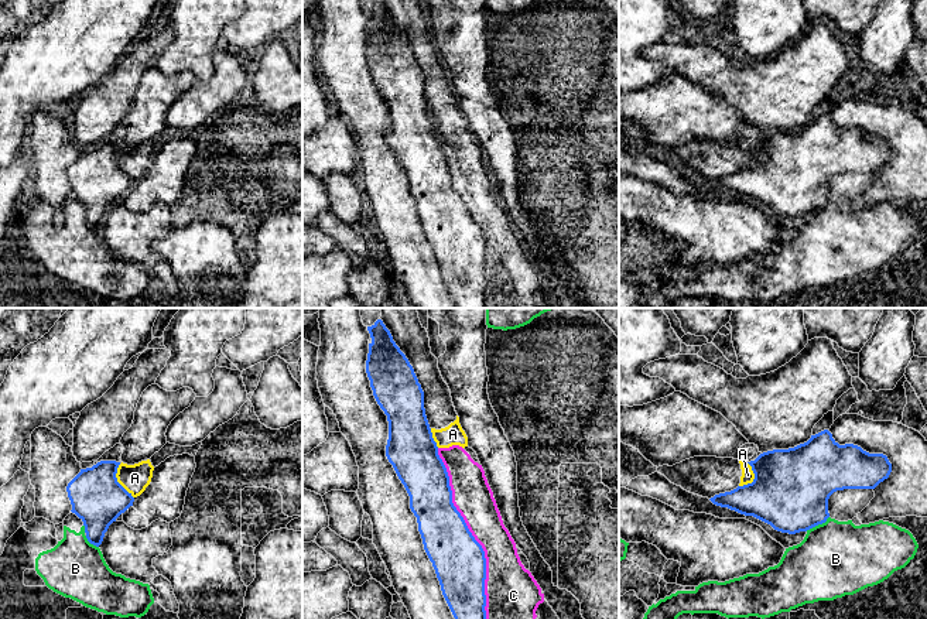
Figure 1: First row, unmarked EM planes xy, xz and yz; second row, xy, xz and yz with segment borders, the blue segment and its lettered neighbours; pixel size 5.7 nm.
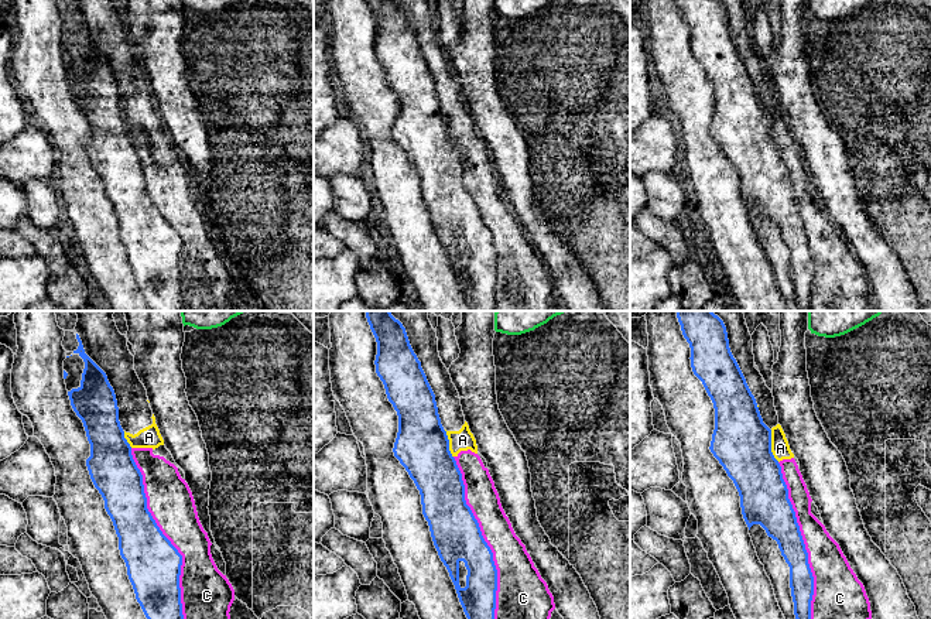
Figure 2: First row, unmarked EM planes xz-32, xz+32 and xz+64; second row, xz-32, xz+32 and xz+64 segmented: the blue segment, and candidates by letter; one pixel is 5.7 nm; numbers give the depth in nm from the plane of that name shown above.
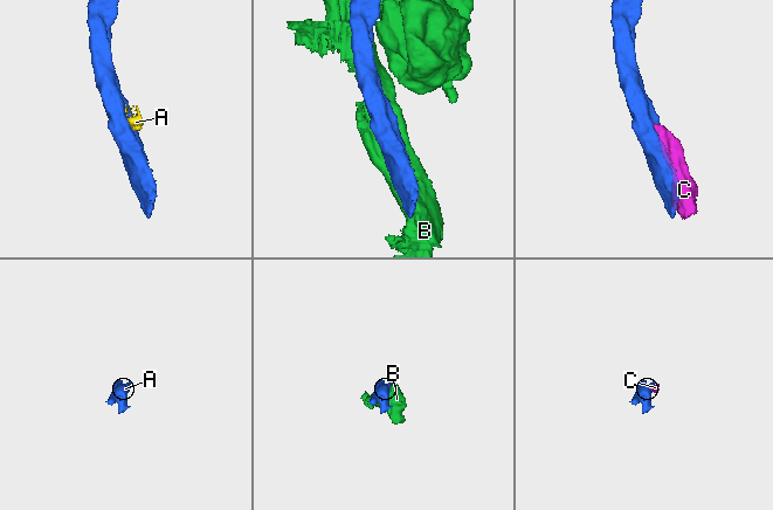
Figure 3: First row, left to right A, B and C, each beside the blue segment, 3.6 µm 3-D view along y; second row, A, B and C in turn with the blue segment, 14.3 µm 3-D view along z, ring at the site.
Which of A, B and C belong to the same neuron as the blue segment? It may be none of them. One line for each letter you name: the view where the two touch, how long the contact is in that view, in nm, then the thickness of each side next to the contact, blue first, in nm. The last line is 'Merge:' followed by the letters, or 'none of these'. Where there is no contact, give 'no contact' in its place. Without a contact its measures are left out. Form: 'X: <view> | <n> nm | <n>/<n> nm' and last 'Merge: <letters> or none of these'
Merge: none of these

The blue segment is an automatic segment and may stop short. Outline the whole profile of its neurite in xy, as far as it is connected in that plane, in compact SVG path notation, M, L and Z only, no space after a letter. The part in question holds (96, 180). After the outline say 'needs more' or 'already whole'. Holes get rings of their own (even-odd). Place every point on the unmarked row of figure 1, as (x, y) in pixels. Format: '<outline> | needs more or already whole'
M100 144L68 167L66 175L75 196L85 209L86 222L99 230L116 202L133 189L134 181L116 161L120 146Z | already whole

